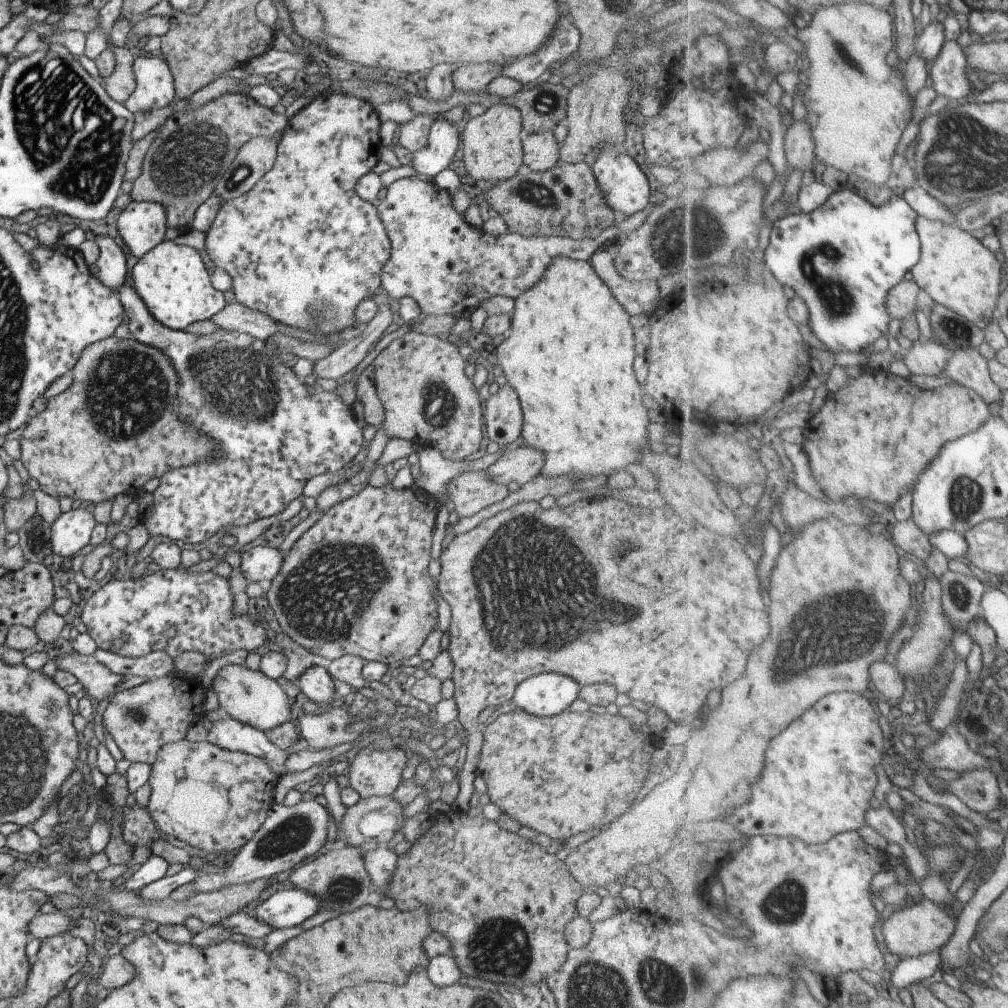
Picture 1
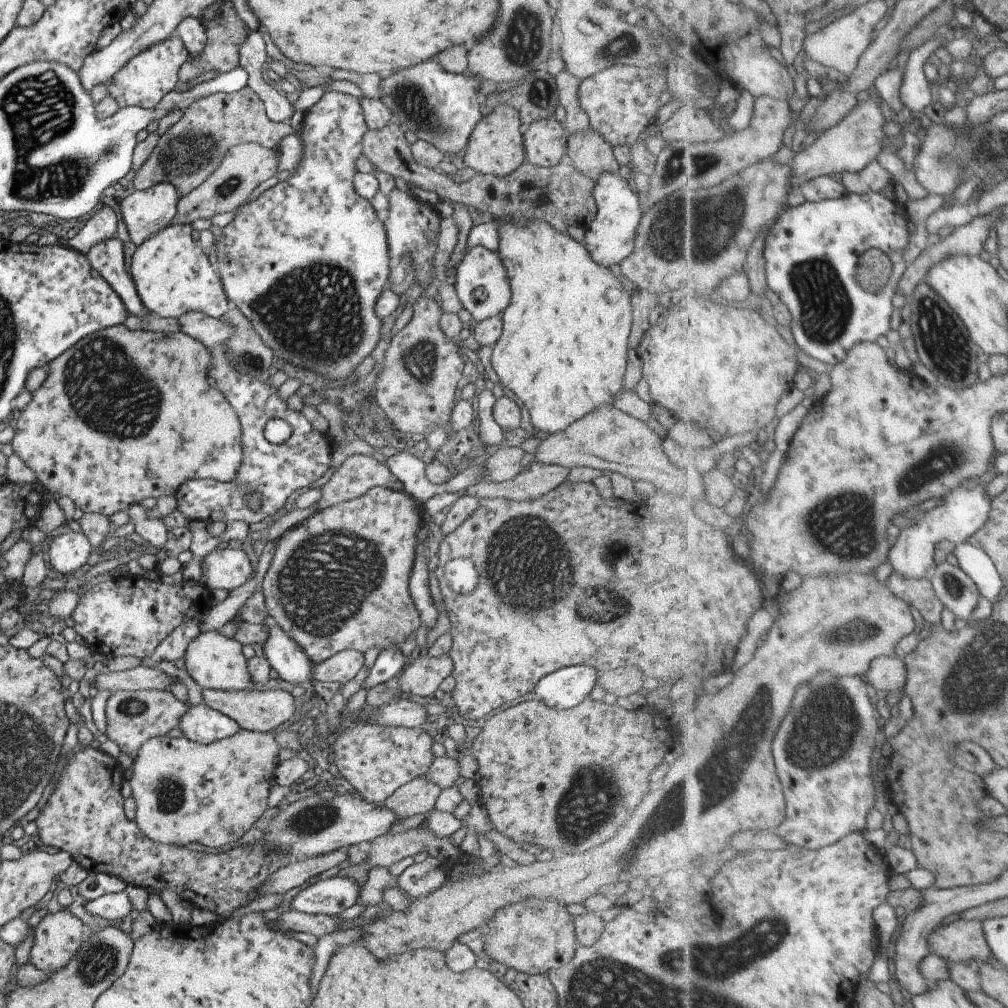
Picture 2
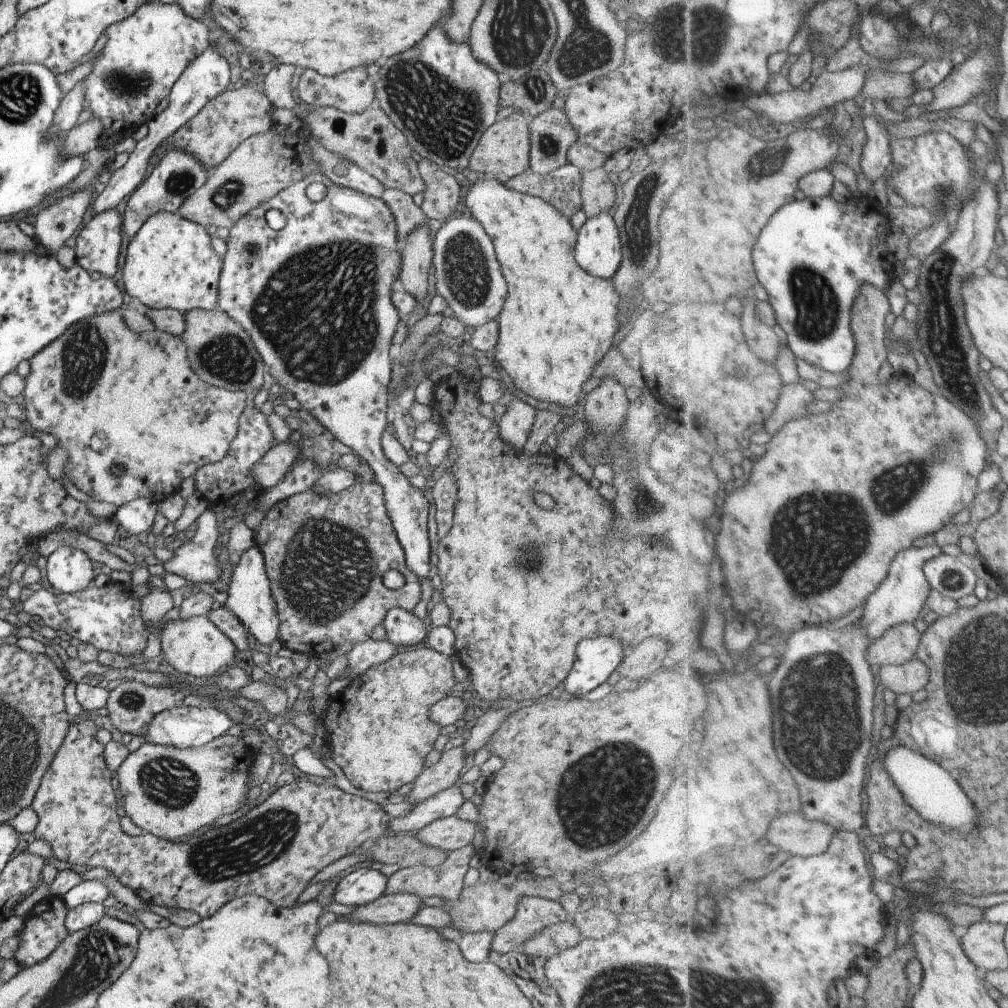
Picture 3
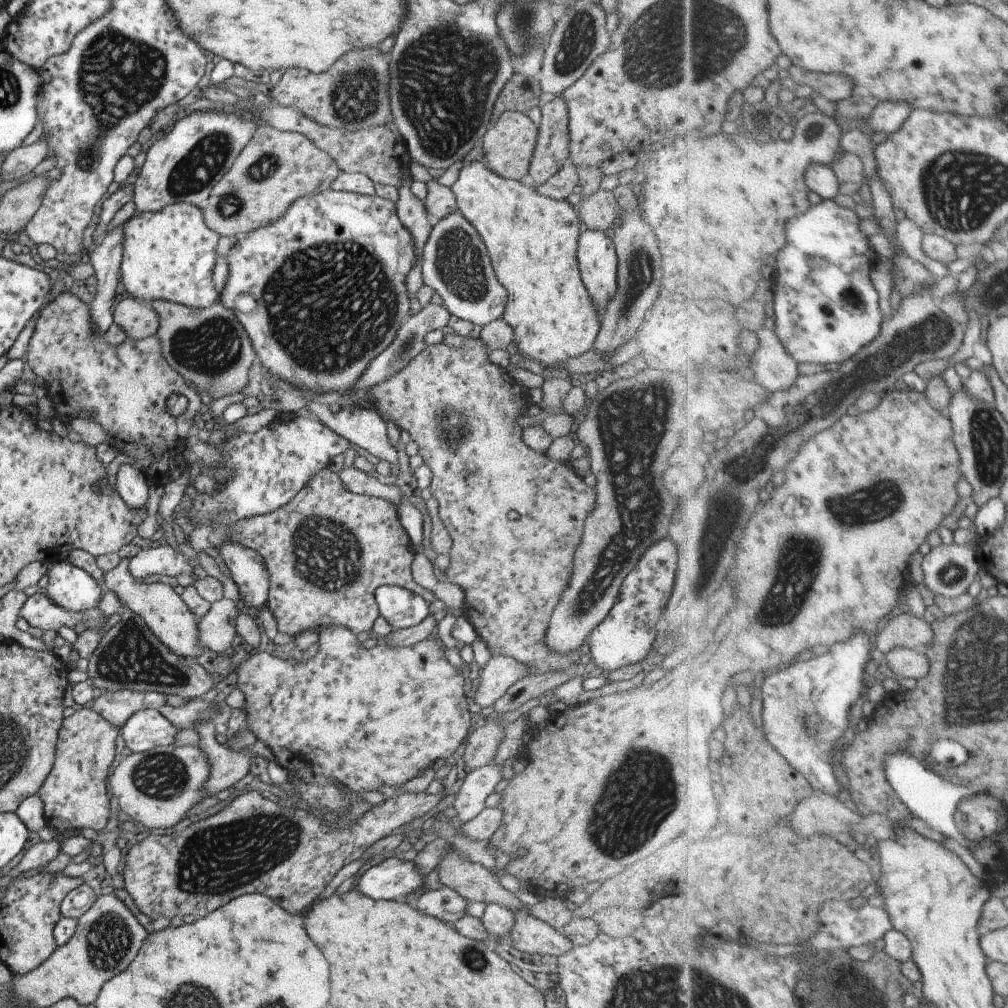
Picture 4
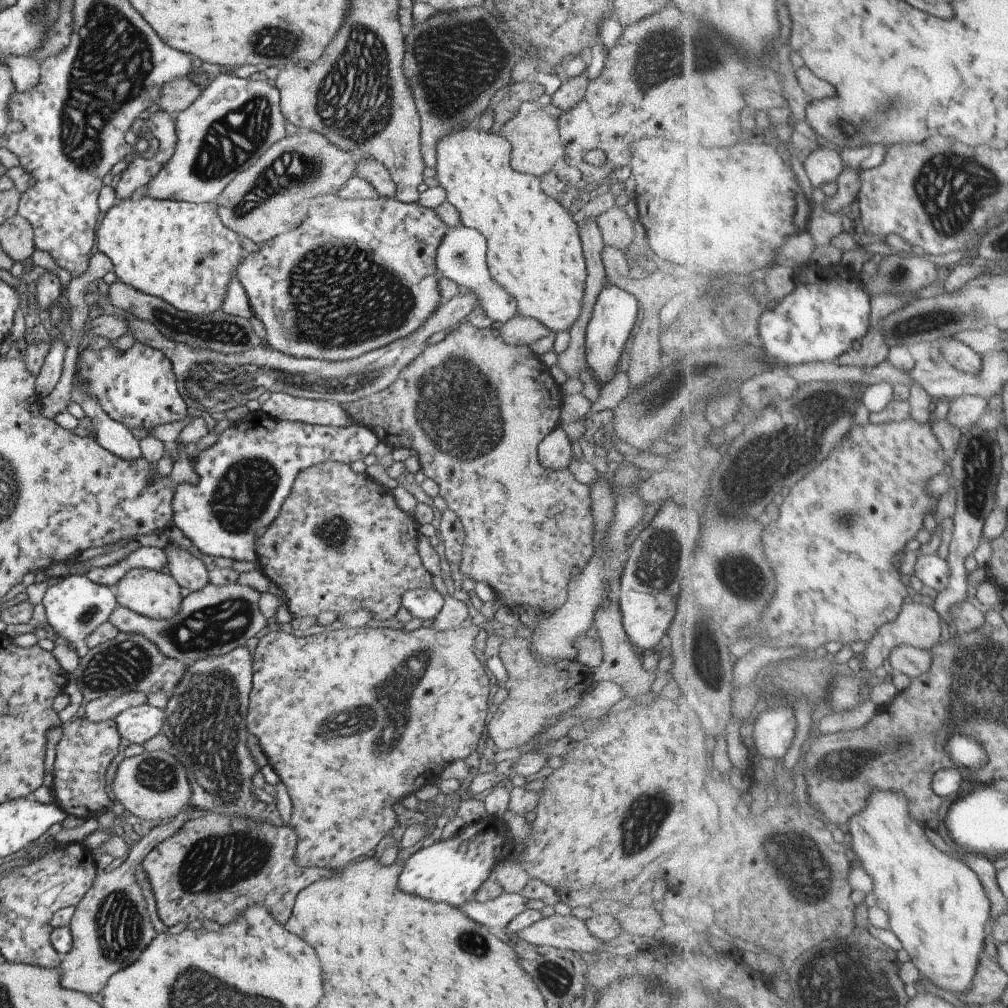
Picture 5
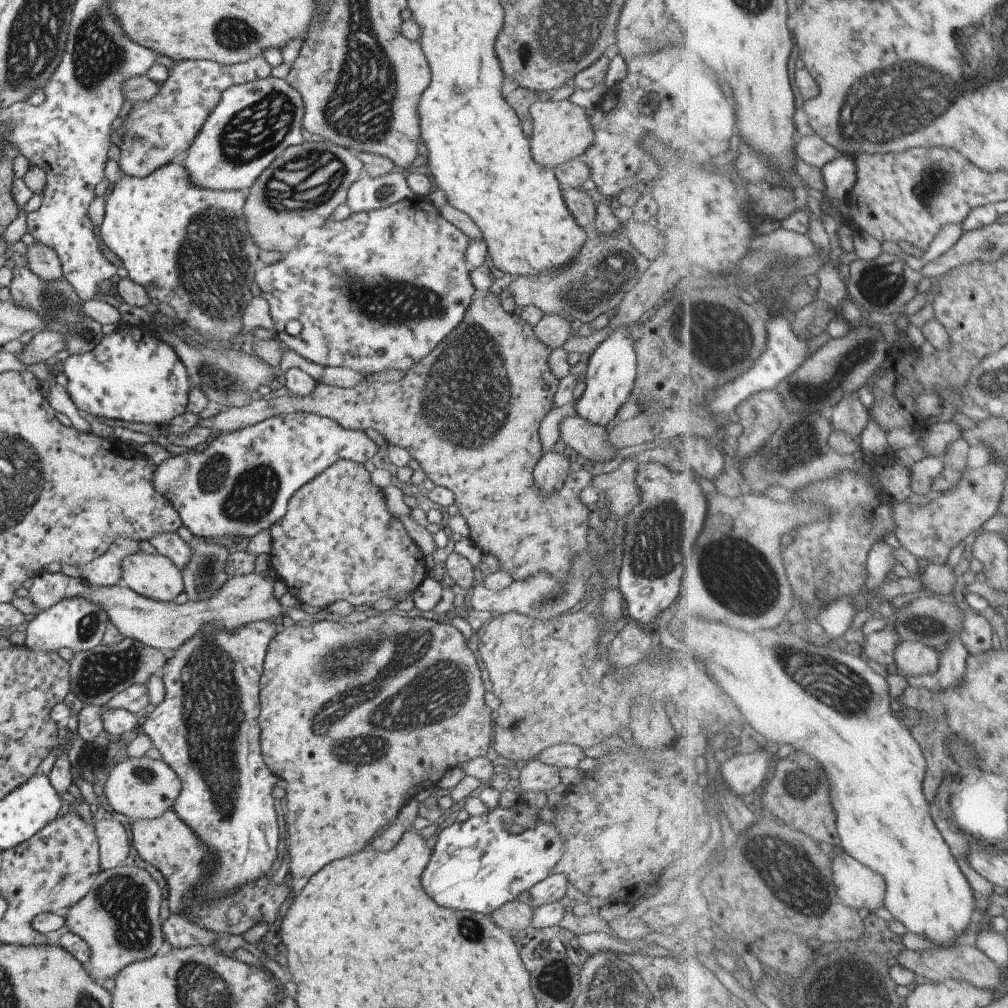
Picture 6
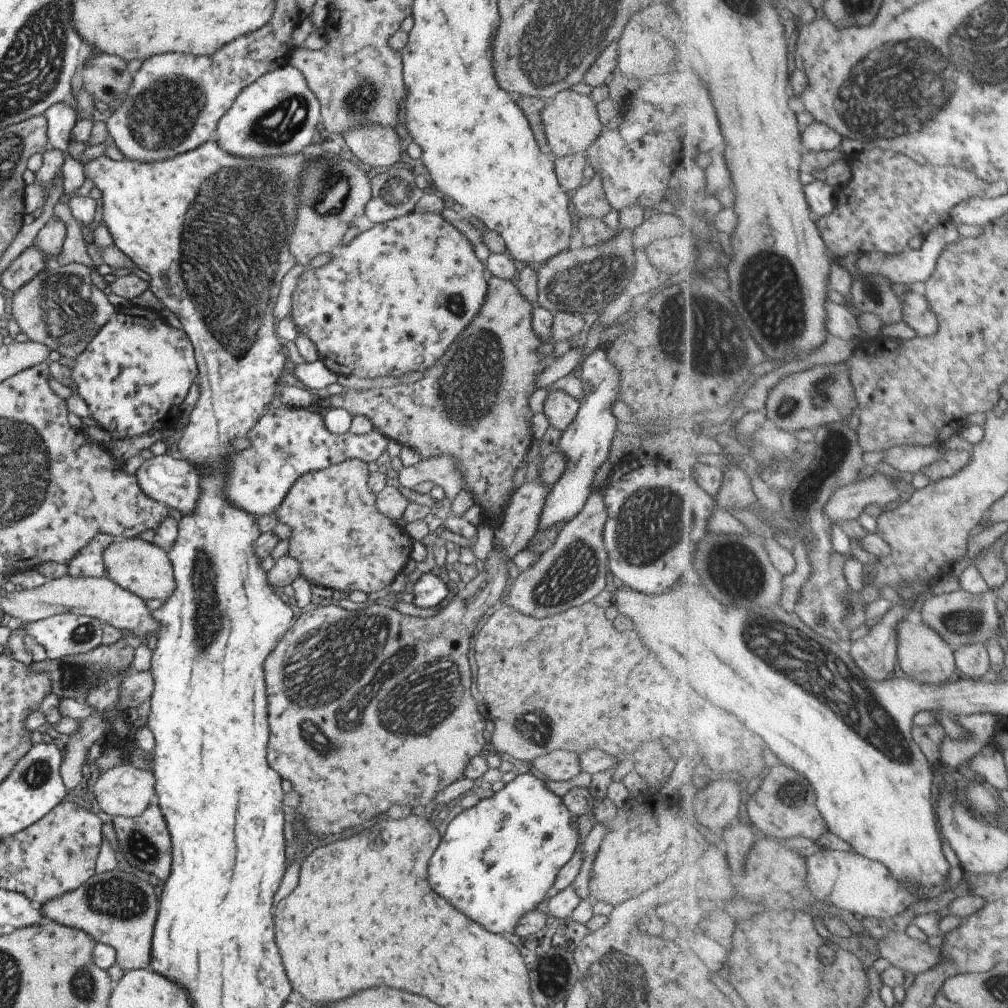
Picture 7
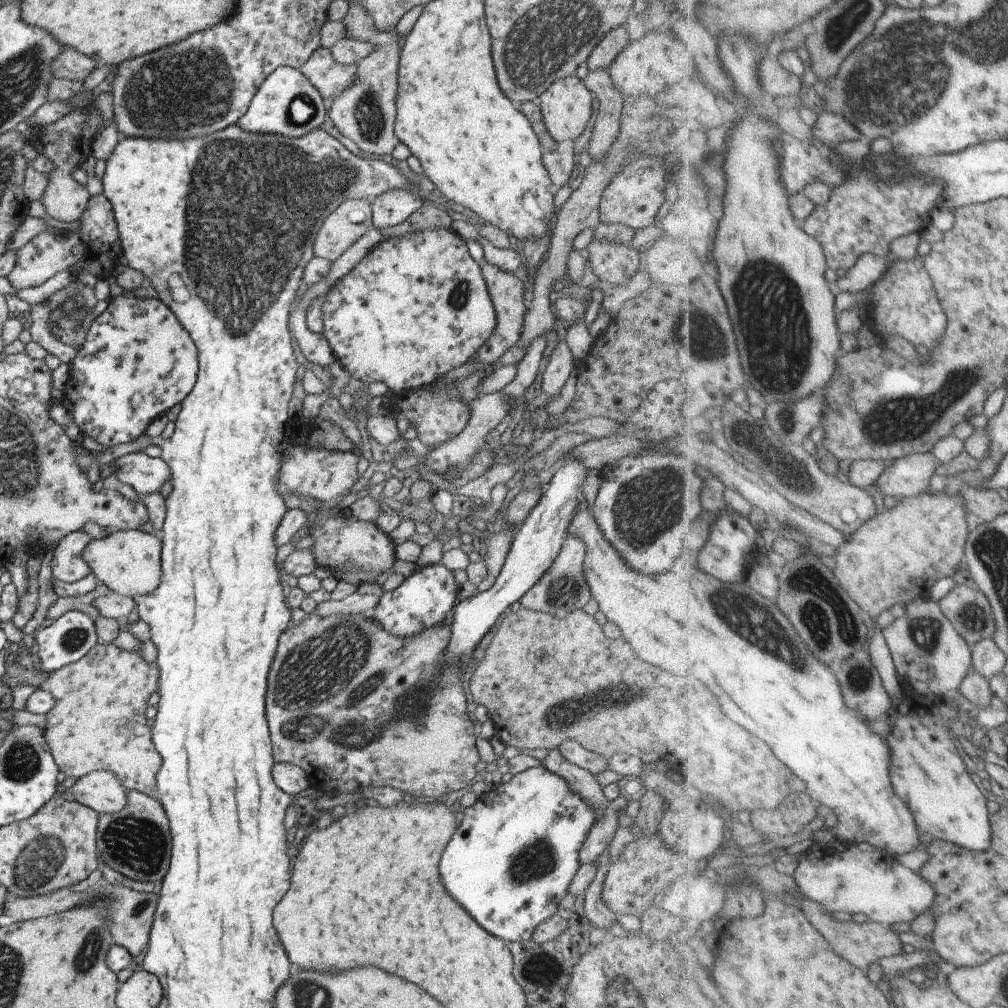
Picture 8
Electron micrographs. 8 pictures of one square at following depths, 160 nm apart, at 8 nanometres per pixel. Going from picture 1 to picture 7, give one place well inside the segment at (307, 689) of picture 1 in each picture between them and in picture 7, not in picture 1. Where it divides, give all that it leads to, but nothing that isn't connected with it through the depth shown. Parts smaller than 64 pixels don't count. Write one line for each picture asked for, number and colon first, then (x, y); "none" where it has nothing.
2: (282, 654)
3: (249, 599)
4: (247, 570)
5: (244, 476)
6: (240, 484)
7: (285, 443)

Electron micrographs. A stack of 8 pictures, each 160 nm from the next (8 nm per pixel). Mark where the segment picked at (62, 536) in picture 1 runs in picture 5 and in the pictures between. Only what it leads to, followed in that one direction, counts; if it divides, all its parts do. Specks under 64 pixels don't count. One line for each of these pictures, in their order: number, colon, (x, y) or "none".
2: (68, 554)
3: (68, 570)
4: (71, 588)
5: (74, 607)

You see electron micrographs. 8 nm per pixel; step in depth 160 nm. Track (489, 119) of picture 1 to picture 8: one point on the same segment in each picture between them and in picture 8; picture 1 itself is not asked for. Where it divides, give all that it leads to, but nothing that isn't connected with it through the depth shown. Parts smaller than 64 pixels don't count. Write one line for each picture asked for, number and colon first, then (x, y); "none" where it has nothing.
2: (494, 147)
3: (502, 151)
4: (507, 145)
5: (531, 134)
6: (560, 132)
7: (570, 123)
8: (565, 105)

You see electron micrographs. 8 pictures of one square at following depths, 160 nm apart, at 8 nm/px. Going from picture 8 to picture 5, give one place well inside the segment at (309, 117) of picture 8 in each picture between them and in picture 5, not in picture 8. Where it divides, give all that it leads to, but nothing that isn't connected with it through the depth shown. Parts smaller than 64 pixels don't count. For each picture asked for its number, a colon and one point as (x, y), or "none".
5: (216, 136)
6: (223, 156)
7: (277, 114)

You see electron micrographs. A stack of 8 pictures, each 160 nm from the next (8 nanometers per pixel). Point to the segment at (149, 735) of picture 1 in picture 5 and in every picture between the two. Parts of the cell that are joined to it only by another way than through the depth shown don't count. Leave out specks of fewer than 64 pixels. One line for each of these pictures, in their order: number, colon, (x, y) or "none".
2: (132, 717)
3: (130, 705)
4: (116, 707)
5: (104, 708)

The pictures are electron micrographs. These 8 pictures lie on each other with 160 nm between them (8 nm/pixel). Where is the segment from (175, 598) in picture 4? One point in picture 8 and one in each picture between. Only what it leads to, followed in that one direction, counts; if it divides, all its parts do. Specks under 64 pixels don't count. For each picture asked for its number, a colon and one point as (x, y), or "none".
5: (155, 595)
6: (151, 576)
7: (140, 567)
8: (128, 561)

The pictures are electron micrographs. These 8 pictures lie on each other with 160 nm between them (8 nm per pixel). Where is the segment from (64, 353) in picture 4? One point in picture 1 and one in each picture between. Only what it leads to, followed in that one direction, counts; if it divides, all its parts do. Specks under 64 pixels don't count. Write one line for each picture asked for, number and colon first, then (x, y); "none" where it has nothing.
1: (73, 447)
2: (122, 415)
3: (111, 396)

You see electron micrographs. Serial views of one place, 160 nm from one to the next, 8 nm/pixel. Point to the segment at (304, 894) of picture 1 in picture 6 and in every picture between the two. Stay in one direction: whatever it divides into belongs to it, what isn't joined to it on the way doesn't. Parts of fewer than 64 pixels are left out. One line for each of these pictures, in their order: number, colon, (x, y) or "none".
2: (331, 896)
3: (362, 886)
4: (395, 877)
5: (449, 871)
6: (478, 865)

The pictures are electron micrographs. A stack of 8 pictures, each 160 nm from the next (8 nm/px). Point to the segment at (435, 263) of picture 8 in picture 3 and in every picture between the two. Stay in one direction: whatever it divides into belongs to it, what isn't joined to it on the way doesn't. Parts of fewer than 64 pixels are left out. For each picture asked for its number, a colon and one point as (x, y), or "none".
3: (314, 296)
4: (320, 292)
5: (355, 275)
6: (379, 290)
7: (391, 301)

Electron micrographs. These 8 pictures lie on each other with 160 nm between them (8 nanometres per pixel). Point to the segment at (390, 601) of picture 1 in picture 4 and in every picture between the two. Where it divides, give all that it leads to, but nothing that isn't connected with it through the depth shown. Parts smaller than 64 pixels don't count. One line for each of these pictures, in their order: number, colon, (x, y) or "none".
2: (337, 580)
3: (324, 555)
4: (326, 551)

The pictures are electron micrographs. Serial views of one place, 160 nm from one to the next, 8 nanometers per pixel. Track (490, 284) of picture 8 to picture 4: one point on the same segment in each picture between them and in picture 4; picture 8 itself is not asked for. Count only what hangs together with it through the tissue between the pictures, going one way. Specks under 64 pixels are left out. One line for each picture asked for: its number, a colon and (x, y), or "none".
4: (514, 516)
5: (471, 410)
6: (468, 413)
7: (472, 405)

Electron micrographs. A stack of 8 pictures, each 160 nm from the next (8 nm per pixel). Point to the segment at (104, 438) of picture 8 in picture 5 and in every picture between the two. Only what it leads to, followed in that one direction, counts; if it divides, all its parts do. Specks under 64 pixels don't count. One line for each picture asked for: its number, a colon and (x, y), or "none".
5: (136, 387)
6: (131, 376)
7: (133, 376)

